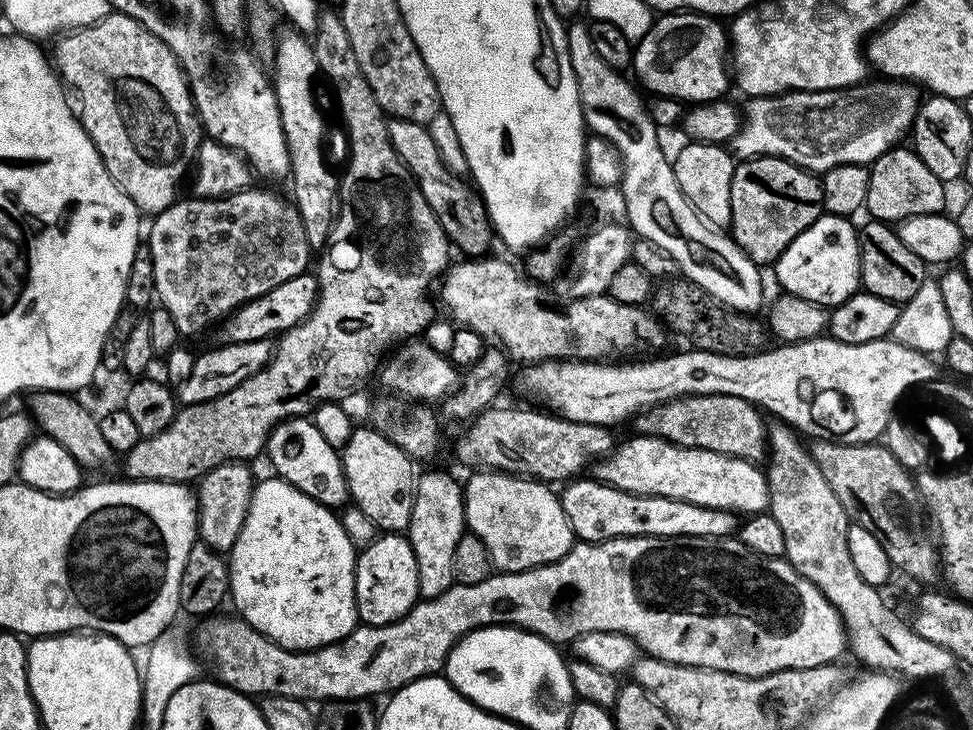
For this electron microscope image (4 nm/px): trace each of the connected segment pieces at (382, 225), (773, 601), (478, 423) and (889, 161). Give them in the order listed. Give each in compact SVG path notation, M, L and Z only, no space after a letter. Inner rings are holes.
M324 10L319 13L311 46L319 71L328 75L336 91L336 104L340 107L340 116L348 131L348 169L339 181L338 211L323 253L324 261L314 268L318 281L317 302L302 323L275 341L274 351L262 370L234 386L234 390L223 392L217 400L183 405L177 411L174 422L170 422L162 434L141 438L123 457L123 475L127 479L188 484L199 481L205 472L219 464L252 462L259 452L261 455L267 449L268 436L280 423L296 417L307 417L320 404L328 401L343 401L344 391L355 380L364 380L372 371L372 375L377 371L376 355L387 344L395 345L419 337L436 318L426 294L428 287L432 283L435 285L450 267L448 235L422 196L412 172L391 144L389 117L378 98L374 98L374 90L370 90L370 82L366 82L358 66L358 57L354 54L354 46L350 46L350 38L339 11Z
M731 535L726 536L619 536L616 540L602 540L599 542L576 542L570 551L560 560L553 564L543 564L540 568L531 568L525 572L502 572L497 571L487 576L482 582L473 584L453 583L442 594L438 594L429 600L421 599L401 619L386 626L370 626L365 624L358 626L346 638L342 638L333 644L327 644L321 648L311 648L309 652L295 652L289 648L283 648L275 644L268 636L262 635L254 630L246 621L240 619L239 615L220 616L213 614L199 621L200 629L196 632L196 644L200 652L212 663L216 671L215 679L221 684L227 684L236 692L253 698L265 696L285 696L295 700L313 702L312 700L332 700L331 702L351 702L354 700L367 701L368 696L380 696L391 694L398 688L404 688L410 682L421 680L423 676L437 675L447 665L448 655L452 648L463 636L477 632L480 628L491 628L493 626L511 626L522 628L526 632L533 632L535 636L543 636L545 640L561 642L568 640L574 642L582 634L591 632L620 632L623 636L629 636L636 644L641 653L653 656L666 662L674 662L682 666L694 666L695 668L713 668L739 676L765 676L775 672L785 672L791 668L817 668L823 664L831 664L839 661L839 656L846 652L846 625L840 619L838 610L787 559L779 556L759 556L754 550L750 550L738 538Z
M490 406L473 417L471 424L456 444L456 456L460 463L476 470L510 472L525 478L537 479L541 482L555 484L558 480L570 480L579 472L588 460L601 459L608 455L616 445L616 438L607 425L574 423L564 417L534 410L518 410L516 408L496 408Z
M893 146L881 154L870 165L870 190L866 212L871 219L899 222L906 218L940 214L944 208L946 184L934 176L934 170L922 162L922 158L911 147Z

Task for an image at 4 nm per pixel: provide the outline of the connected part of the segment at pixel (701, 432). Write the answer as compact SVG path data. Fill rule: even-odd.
M679 396L676 400L667 400L664 404L640 412L634 423L637 433L657 436L687 448L714 450L739 460L760 462L765 459L768 451L766 420L761 409L737 396Z

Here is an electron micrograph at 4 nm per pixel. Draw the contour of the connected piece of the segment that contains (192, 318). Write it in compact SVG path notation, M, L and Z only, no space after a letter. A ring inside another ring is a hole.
M247 188L240 190L238 192L235 192L233 194L229 194L227 196L223 196L221 198L205 198L205 197L199 197L199 196L191 196L192 198L188 200L184 200L185 198L177 200L175 203L173 203L170 207L168 207L166 210L162 210L161 212L155 213L154 220L156 220L156 225L152 228L152 233L147 233L146 236L146 247L150 250L150 254L152 255L152 261L154 262L154 274L152 275L152 288L154 289L154 293L156 292L156 296L158 299L159 307L165 308L170 312L170 317L174 320L175 326L177 326L177 330L179 332L179 335L181 337L186 338L186 336L196 336L199 334L200 331L203 330L204 327L207 326L207 324L215 325L217 322L224 319L224 317L229 316L233 312L234 309L240 308L242 305L244 305L246 302L250 302L254 298L258 298L262 294L266 294L266 290L274 290L274 286L282 286L282 282L290 282L290 278L294 278L295 276L303 276L305 273L309 271L308 268L308 255L310 255L310 249L308 246L307 238L306 238L306 230L303 229L303 222L300 220L299 216L299 210L295 208L294 204L291 201L286 201L276 195L272 194L266 190L254 190L255 188ZM268 220L276 220L277 228L271 228L270 225L268 225ZM288 220L293 220L292 228L287 228ZM284 256L288 256L288 272L284 272Z

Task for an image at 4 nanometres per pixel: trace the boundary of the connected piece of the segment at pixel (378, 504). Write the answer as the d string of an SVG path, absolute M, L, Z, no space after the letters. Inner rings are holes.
M372 426L353 427L352 436L342 449L345 481L351 503L376 523L377 529L400 534L407 529L414 507L414 461Z

